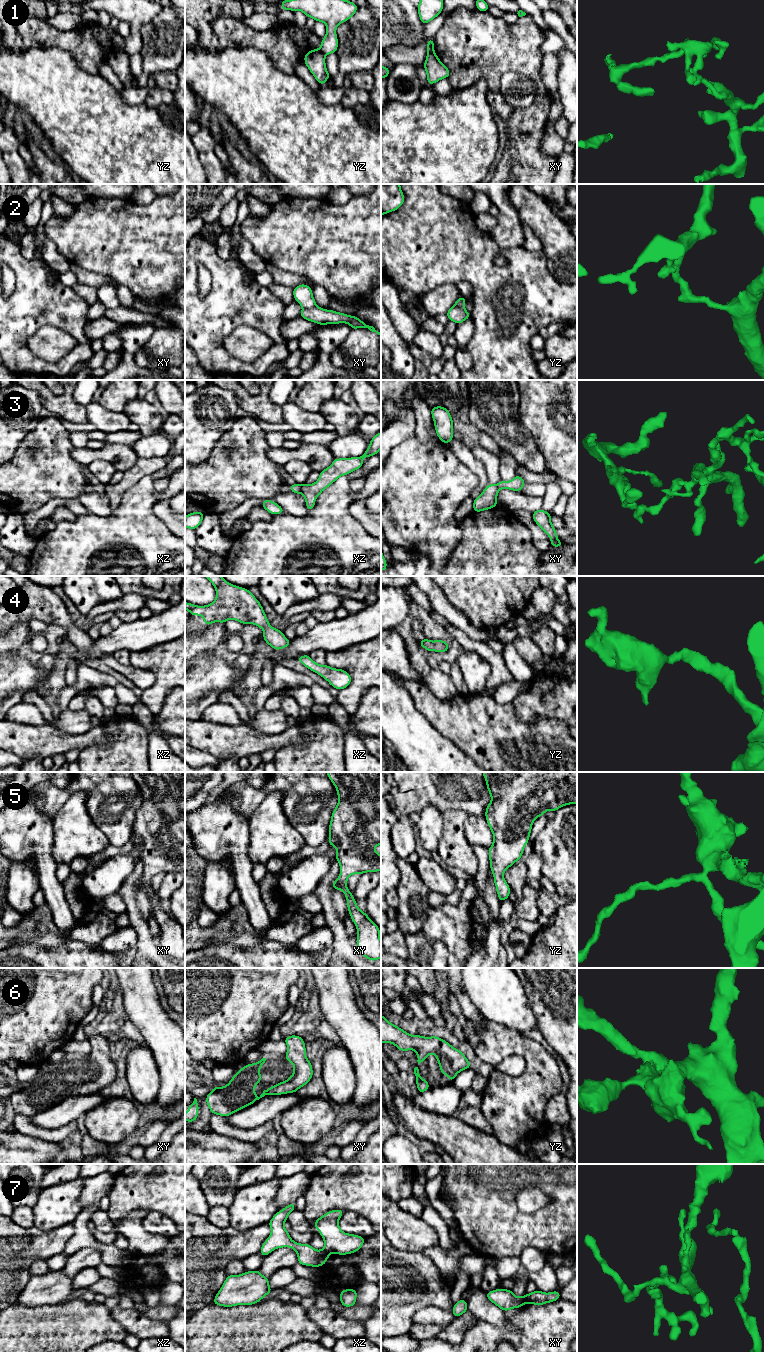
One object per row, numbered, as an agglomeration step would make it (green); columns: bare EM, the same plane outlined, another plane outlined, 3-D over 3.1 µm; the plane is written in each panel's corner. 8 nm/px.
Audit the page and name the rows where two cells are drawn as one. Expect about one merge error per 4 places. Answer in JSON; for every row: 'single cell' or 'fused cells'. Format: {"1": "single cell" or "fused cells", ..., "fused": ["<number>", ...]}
{"1": "fused cells", "2": "fused cells", "3": "fused cells", "4": "single cell", "5": "single cell", "6": "single cell", "7": "fused cells", "fused": ["1", "2", "3", "7"]}

